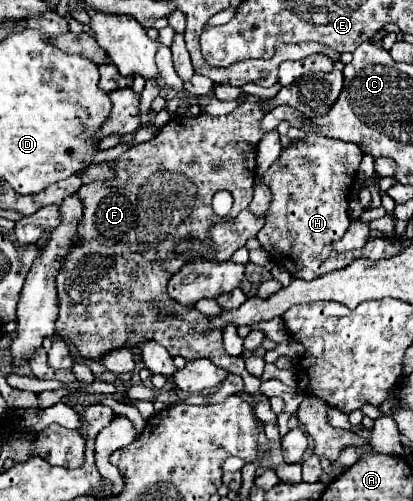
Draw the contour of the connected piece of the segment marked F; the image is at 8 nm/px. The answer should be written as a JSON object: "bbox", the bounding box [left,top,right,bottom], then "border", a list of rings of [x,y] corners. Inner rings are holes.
{"bbox":[57,96,277,422],"border":[[[247,96],[231,114],[227,116],[173,116],[159,134],[143,144],[135,144],[117,160],[117,176],[111,182],[93,182],[83,186],[79,196],[83,202],[83,222],[79,224],[81,242],[77,242],[67,254],[63,268],[57,276],[59,290],[59,318],[57,318],[57,336],[71,342],[81,358],[91,358],[101,362],[105,354],[123,346],[139,346],[149,340],[159,342],[171,356],[183,356],[185,360],[209,358],[213,364],[225,368],[231,374],[239,374],[245,382],[243,392],[253,398],[255,416],[261,422],[275,422],[277,416],[269,408],[269,398],[259,392],[261,380],[245,370],[243,358],[233,358],[223,348],[221,330],[207,332],[209,320],[195,308],[185,308],[173,302],[167,296],[169,278],[181,270],[185,262],[191,262],[189,256],[177,258],[175,246],[181,240],[197,238],[205,240],[209,226],[223,222],[227,218],[235,218],[243,208],[249,206],[253,198],[253,186],[257,176],[257,144],[263,138],[265,130],[261,128],[261,120],[267,114],[259,108],[259,100],[267,102],[267,98]],[[219,190],[227,190],[233,196],[231,212],[221,218],[213,212],[211,200]],[[161,314],[177,314],[161,320]]]}

